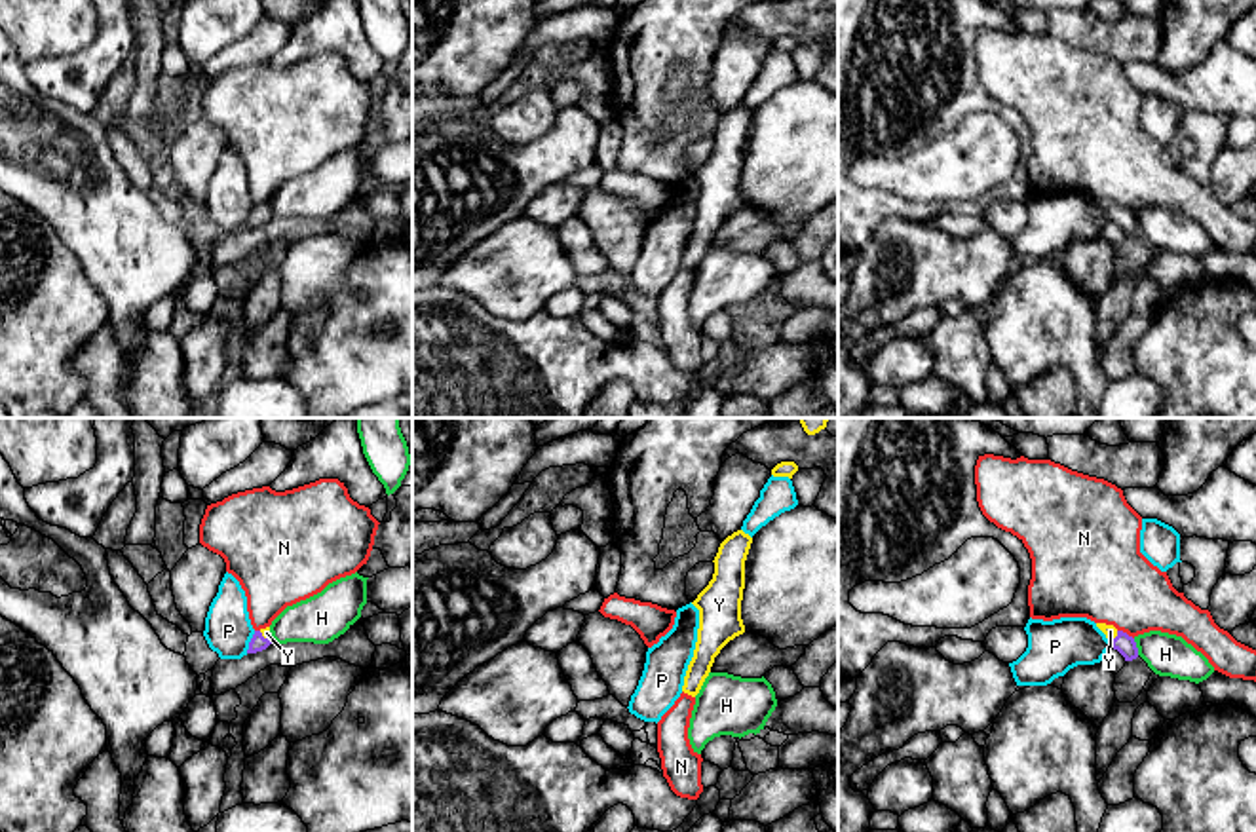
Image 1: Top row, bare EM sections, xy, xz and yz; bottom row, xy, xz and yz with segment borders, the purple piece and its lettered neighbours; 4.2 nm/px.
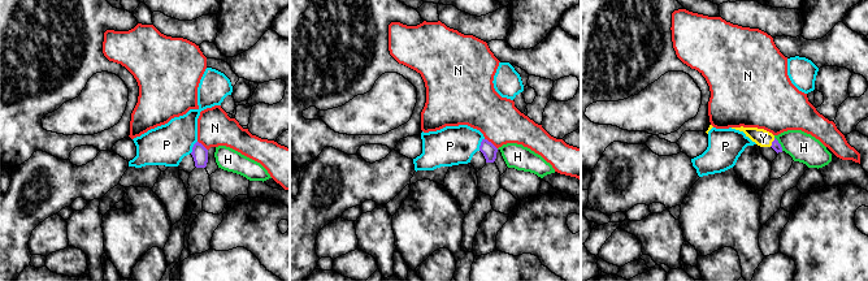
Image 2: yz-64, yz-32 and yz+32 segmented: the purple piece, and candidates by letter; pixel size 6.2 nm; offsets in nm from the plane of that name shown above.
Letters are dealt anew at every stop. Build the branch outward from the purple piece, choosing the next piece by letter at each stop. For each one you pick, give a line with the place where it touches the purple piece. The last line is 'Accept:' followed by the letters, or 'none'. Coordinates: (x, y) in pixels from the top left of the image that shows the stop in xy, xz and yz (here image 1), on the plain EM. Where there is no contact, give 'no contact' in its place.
Y: yz (1116, 211)
Accept: Y

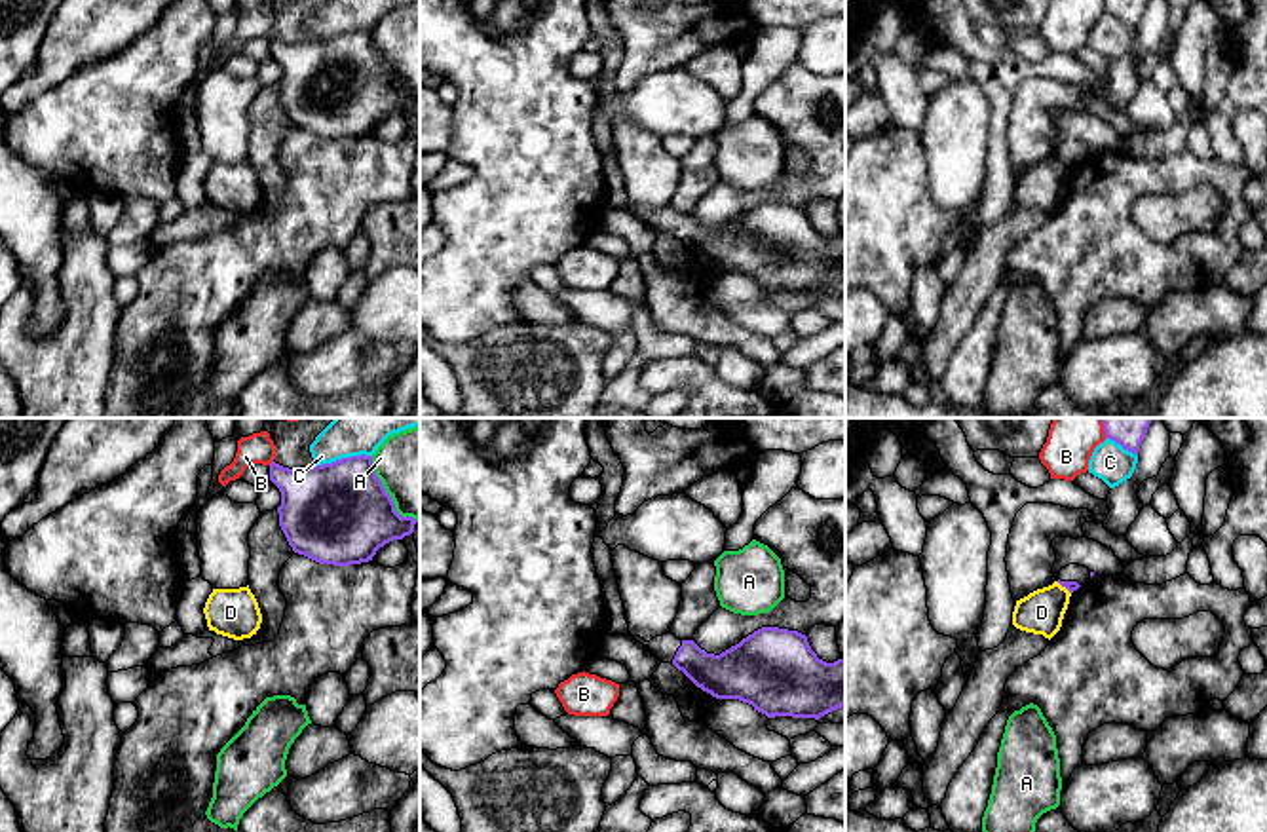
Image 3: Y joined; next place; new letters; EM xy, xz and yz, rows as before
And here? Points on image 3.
Accept: none

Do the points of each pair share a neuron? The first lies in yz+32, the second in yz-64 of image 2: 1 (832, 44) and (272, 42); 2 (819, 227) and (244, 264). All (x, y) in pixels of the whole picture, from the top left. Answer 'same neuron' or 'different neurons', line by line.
1: same neuron
2: different neurons

